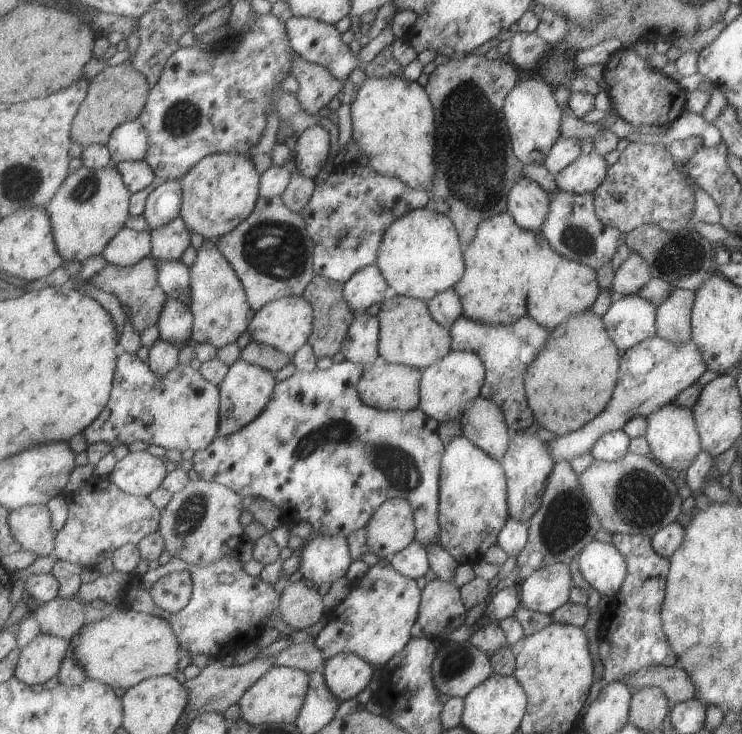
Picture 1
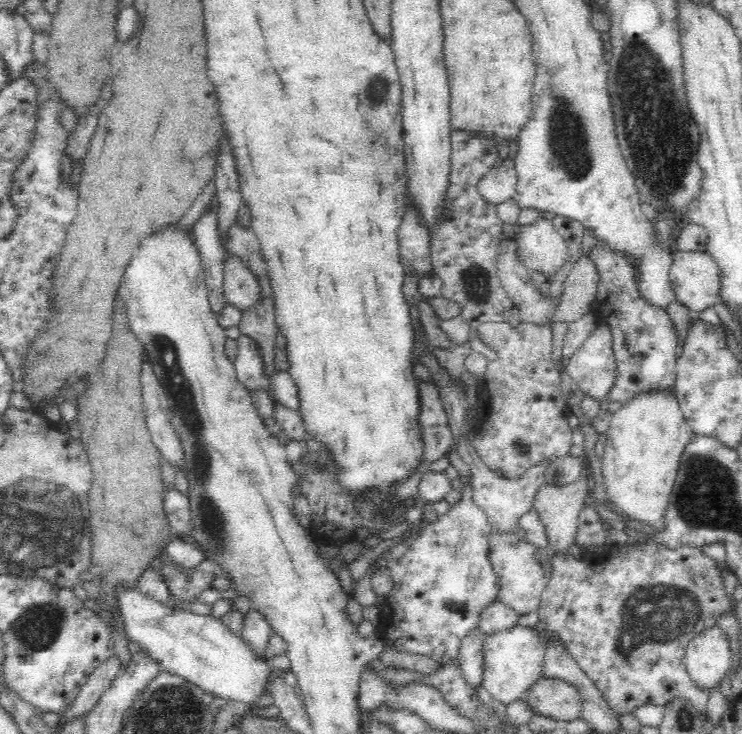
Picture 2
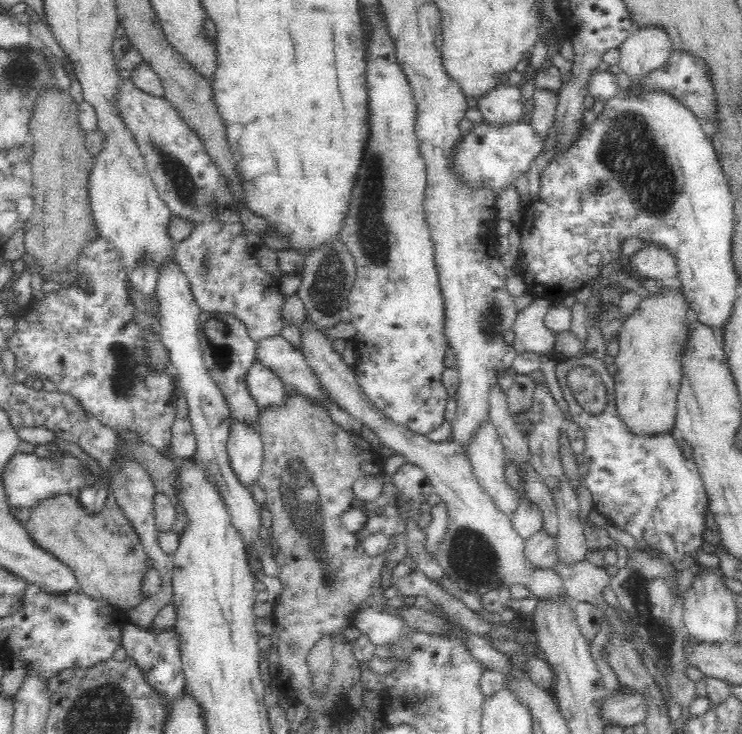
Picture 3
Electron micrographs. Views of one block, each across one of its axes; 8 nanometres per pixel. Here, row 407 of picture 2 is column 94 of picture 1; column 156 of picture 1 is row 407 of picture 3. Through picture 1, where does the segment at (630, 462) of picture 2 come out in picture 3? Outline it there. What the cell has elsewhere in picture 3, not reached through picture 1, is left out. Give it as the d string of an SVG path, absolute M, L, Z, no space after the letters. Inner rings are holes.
M670 287L663 293L643 298L638 308L624 320L613 383L618 416L634 436L676 433L677 394L682 376L678 352L686 334L688 310L682 290Z

